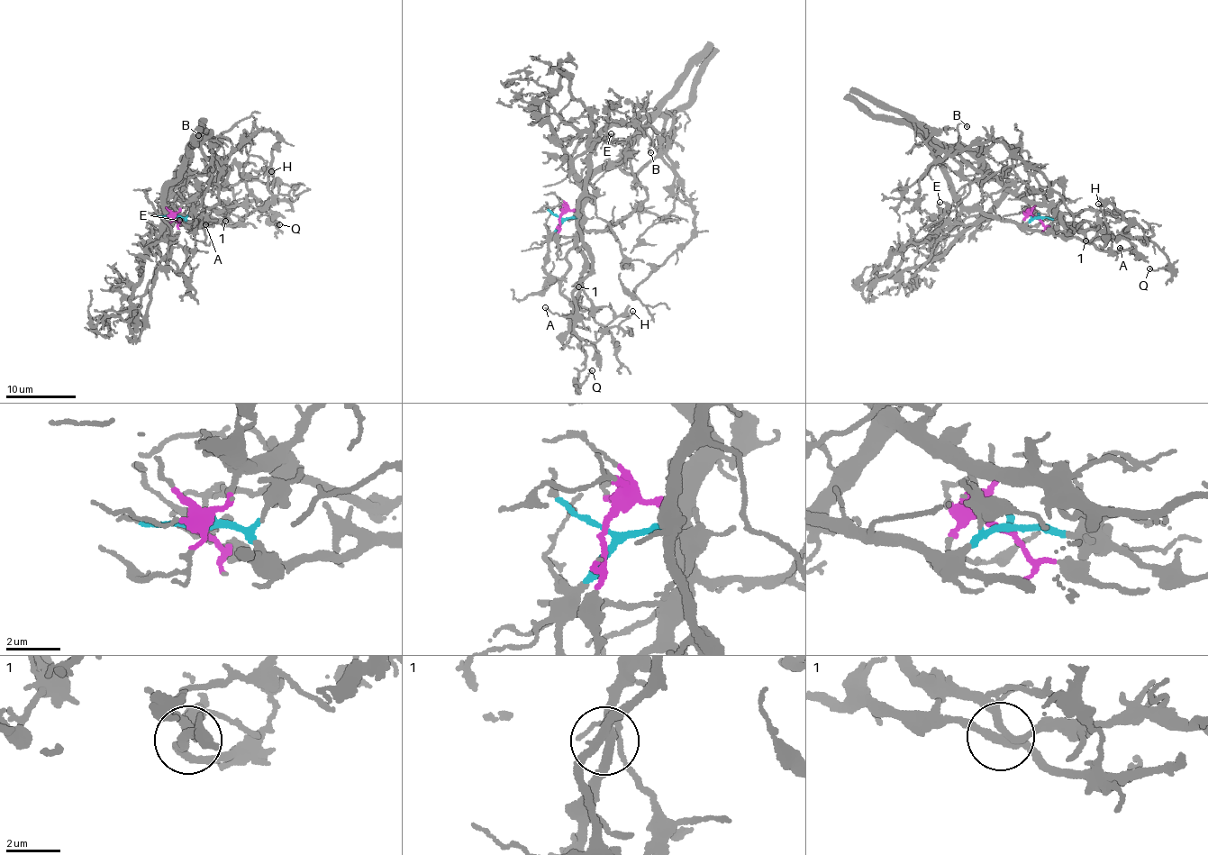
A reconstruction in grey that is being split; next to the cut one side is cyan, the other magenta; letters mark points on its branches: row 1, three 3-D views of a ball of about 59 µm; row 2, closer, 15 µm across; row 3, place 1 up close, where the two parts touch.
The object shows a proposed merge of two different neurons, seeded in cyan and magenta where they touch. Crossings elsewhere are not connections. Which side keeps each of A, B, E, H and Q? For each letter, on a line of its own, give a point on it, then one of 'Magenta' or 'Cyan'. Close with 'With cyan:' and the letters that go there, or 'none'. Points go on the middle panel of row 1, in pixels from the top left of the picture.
A: Place: (545, 307). Cyan
B: Place: (650, 152). Magenta
E: Place: (611, 133). Cyan
H: Place: (632, 311). Cyan
Q: Place: (592, 370). Magenta
With cyan: A, E, H

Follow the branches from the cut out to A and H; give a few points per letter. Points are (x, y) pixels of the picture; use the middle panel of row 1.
A: (560, 217), (575, 218), (592, 273), (573, 292), (576, 310), (572, 313), (559, 316), (545, 308)
H: (560, 217), (575, 218), (592, 260), (592, 273), (573, 292), (576, 333), (595, 341), (631, 312)

